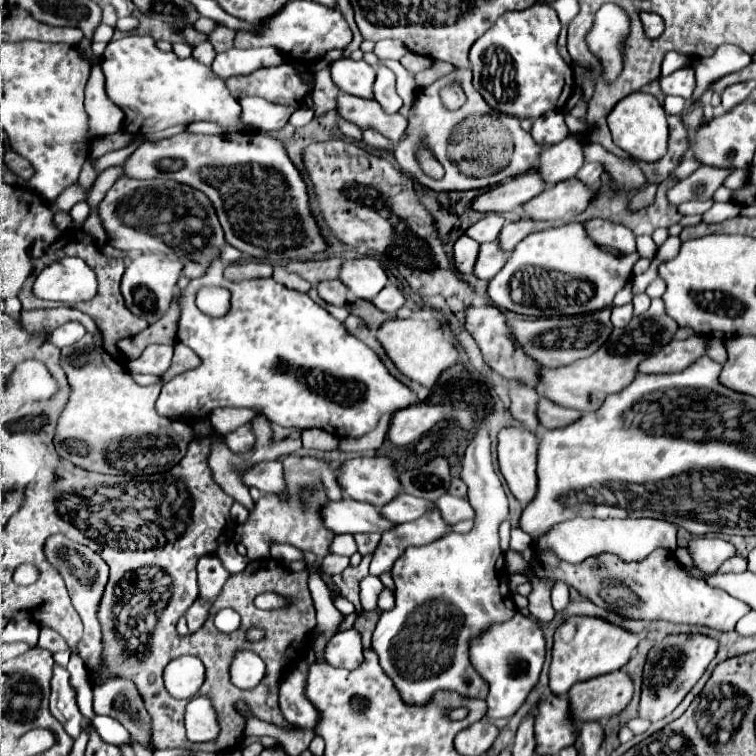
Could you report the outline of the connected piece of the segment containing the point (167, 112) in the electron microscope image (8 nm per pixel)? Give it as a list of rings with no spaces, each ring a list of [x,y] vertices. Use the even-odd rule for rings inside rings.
[[[125,35],[123,39],[111,41],[101,57],[101,69],[105,75],[105,91],[109,93],[109,99],[127,115],[125,131],[129,135],[135,133],[151,133],[151,131],[163,131],[167,127],[179,125],[179,123],[191,123],[191,121],[215,121],[223,127],[229,125],[241,125],[239,121],[239,103],[233,99],[223,83],[223,79],[215,77],[209,67],[197,63],[193,57],[179,59],[175,53],[165,53],[157,47],[157,41],[153,37],[145,35]]]

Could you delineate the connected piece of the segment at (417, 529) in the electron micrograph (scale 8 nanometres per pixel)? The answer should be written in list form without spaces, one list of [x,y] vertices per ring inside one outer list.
[[[431,509],[425,517],[419,517],[411,523],[395,525],[381,535],[381,541],[373,553],[371,561],[371,575],[381,575],[383,571],[391,571],[395,559],[409,547],[409,545],[425,545],[449,531],[447,523],[441,519],[439,511]]]

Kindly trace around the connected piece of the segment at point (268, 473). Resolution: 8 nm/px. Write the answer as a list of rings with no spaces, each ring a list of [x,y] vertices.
[[[281,461],[255,463],[243,473],[243,485],[247,489],[257,487],[261,493],[273,493],[285,501],[285,479]]]

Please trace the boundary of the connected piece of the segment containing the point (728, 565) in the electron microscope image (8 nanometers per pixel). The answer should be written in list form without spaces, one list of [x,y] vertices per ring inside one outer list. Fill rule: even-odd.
[[[733,555],[733,557],[729,557],[729,561],[725,561],[721,565],[721,569],[717,573],[741,573],[745,569],[747,569],[747,561],[739,555]]]

